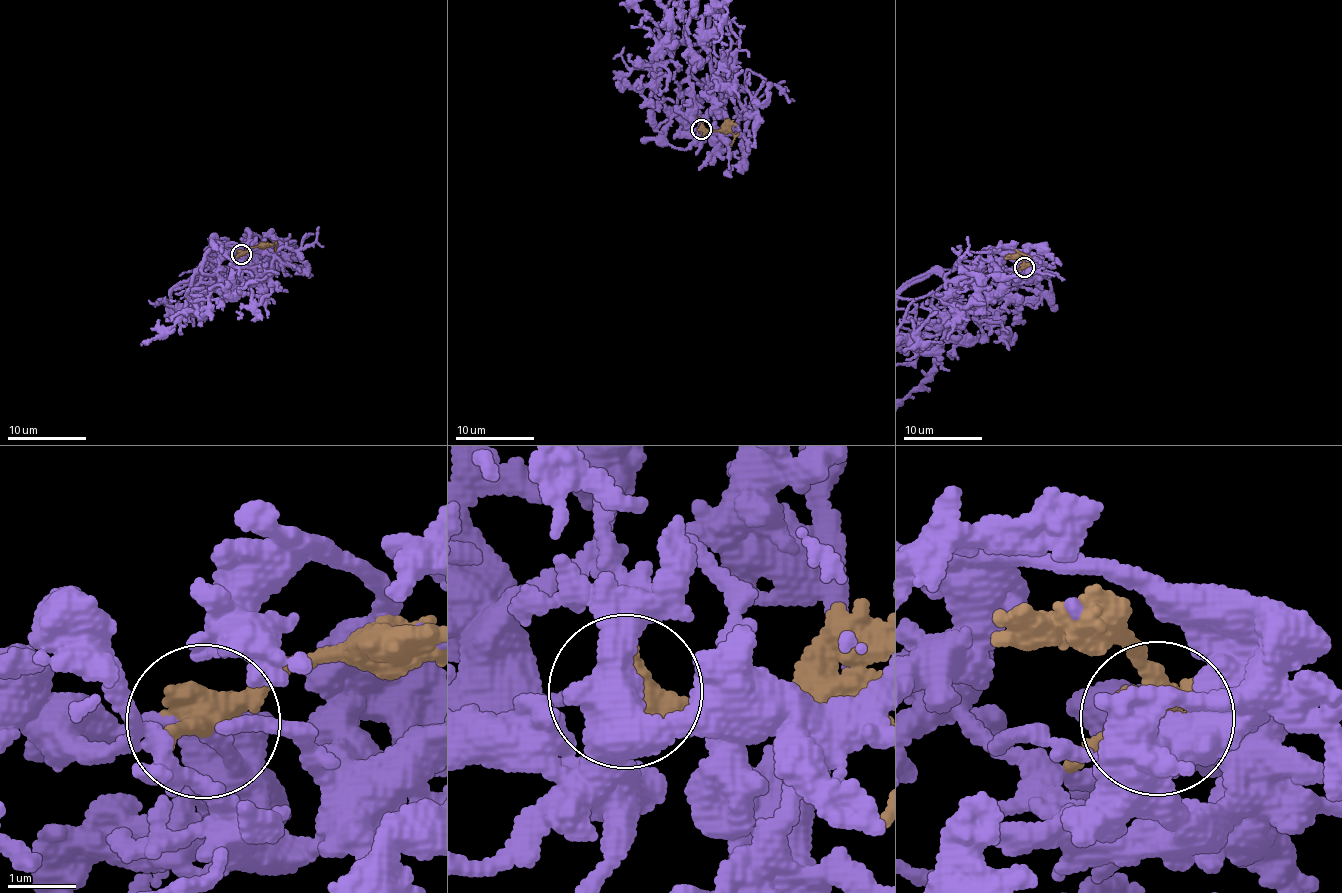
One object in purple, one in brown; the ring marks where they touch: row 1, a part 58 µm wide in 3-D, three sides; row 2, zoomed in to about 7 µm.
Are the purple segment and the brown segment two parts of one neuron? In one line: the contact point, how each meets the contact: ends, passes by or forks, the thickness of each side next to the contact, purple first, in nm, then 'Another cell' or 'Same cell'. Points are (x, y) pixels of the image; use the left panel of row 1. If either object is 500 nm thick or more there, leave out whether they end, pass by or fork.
Place: (241, 254). At the ring purple ends. At the ring brown passes by. Thickness 200 nm (purple) against 440 nm. Another cell

